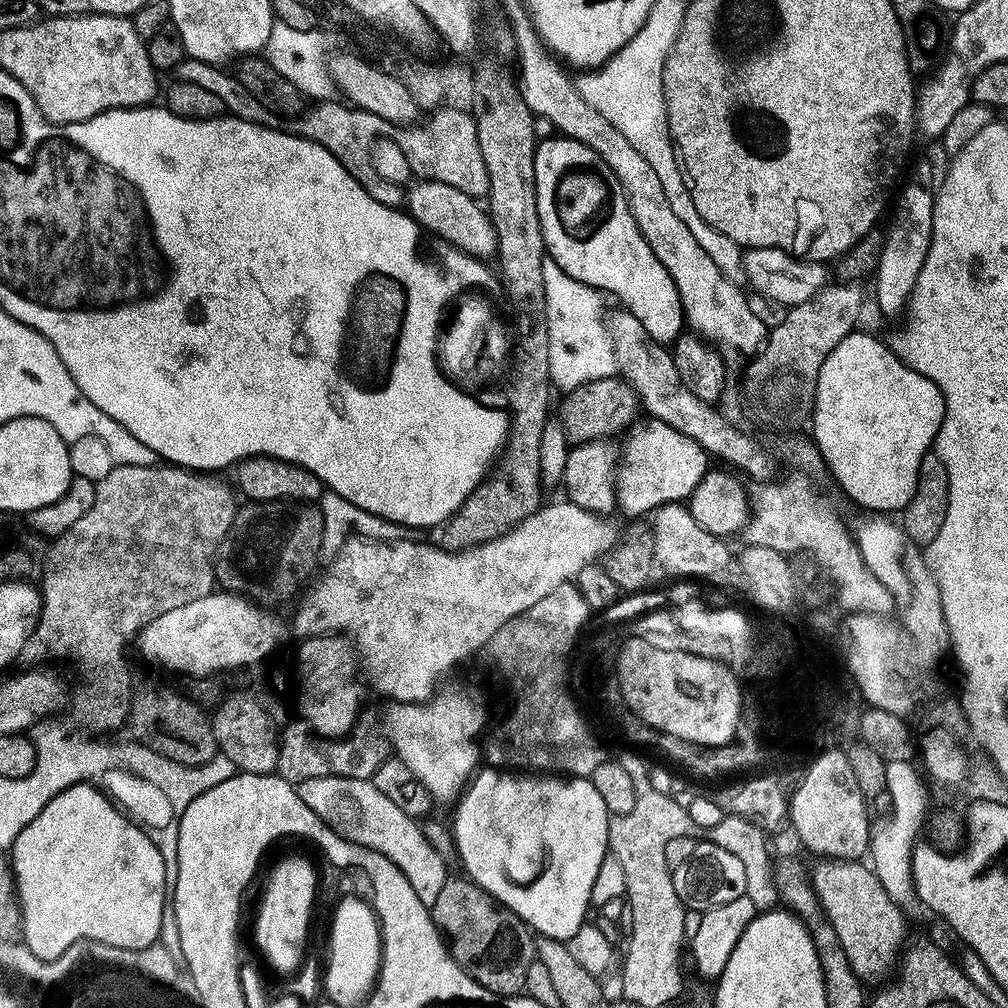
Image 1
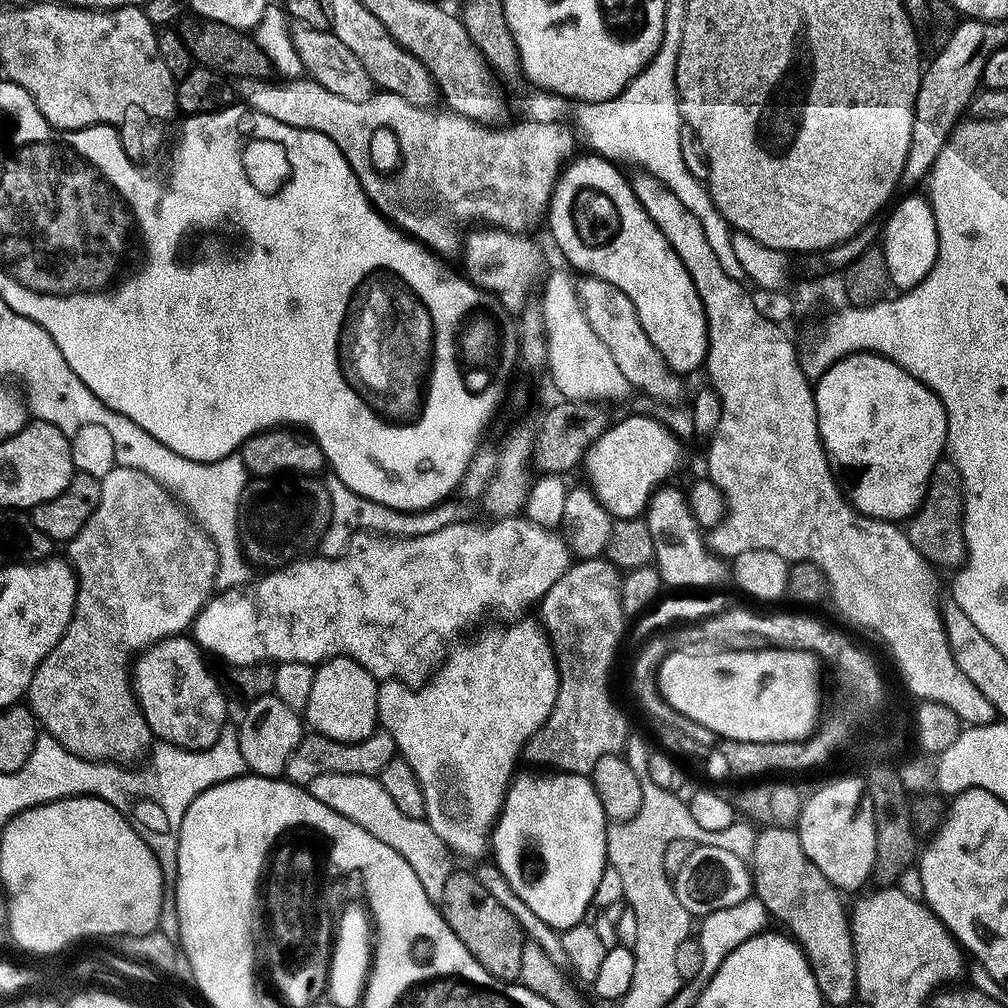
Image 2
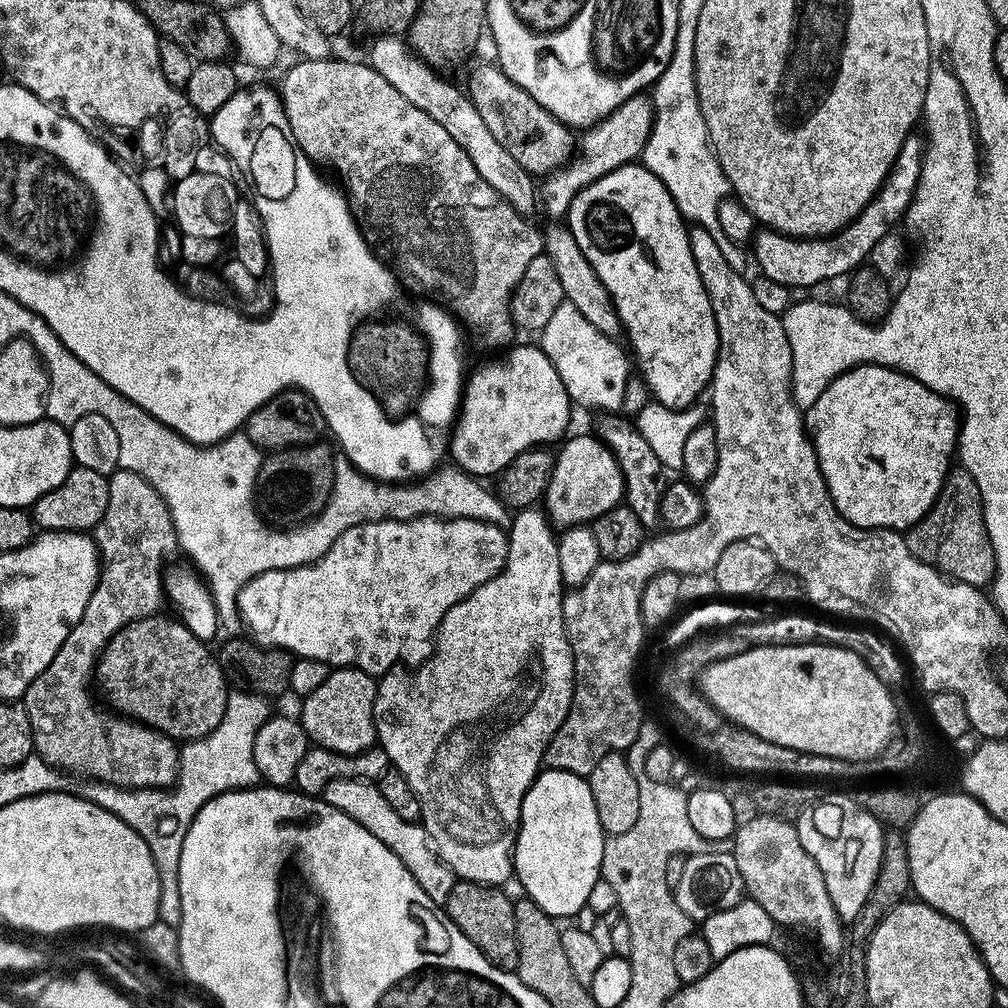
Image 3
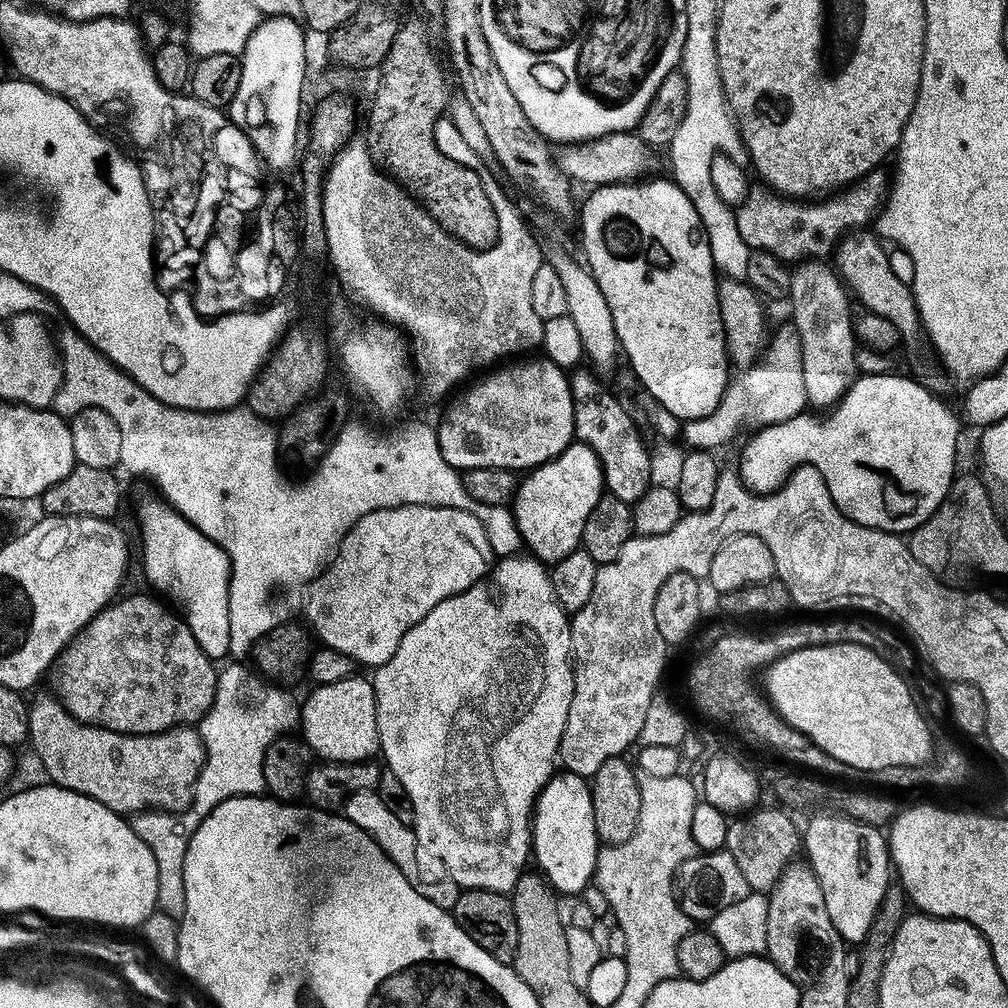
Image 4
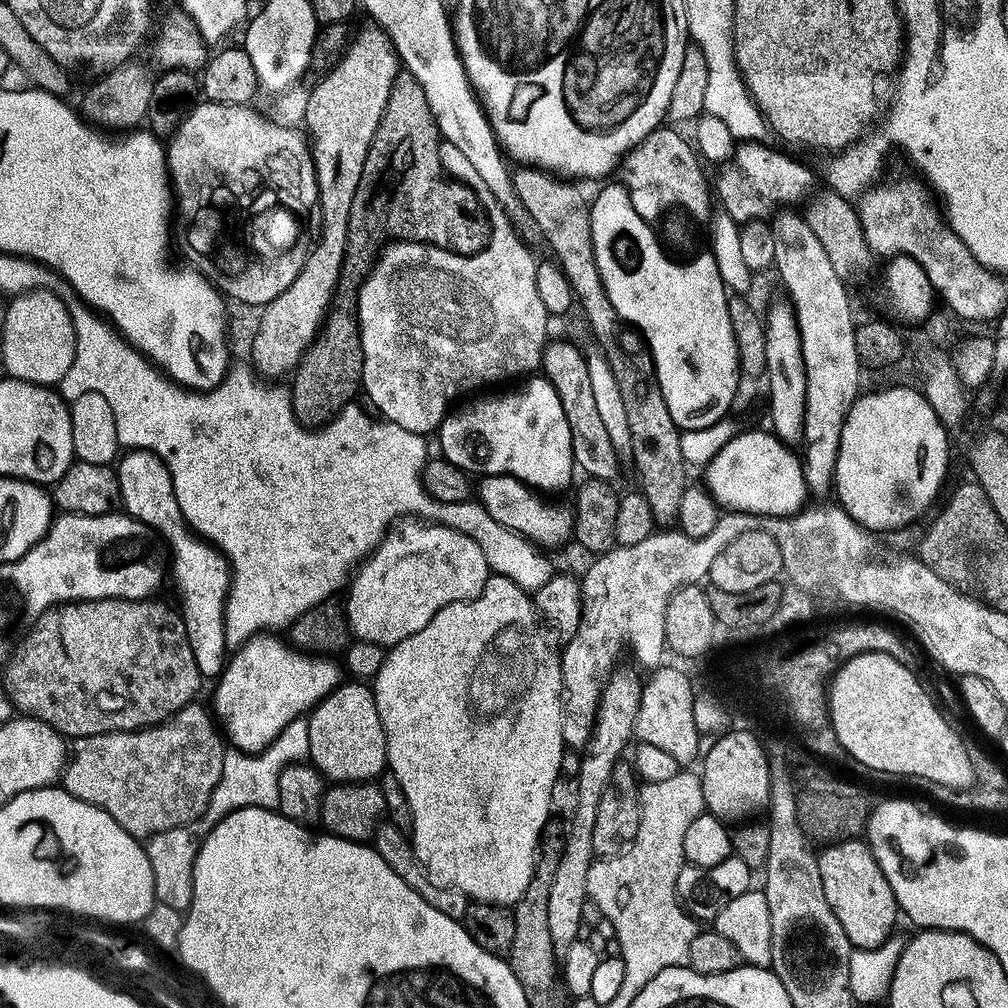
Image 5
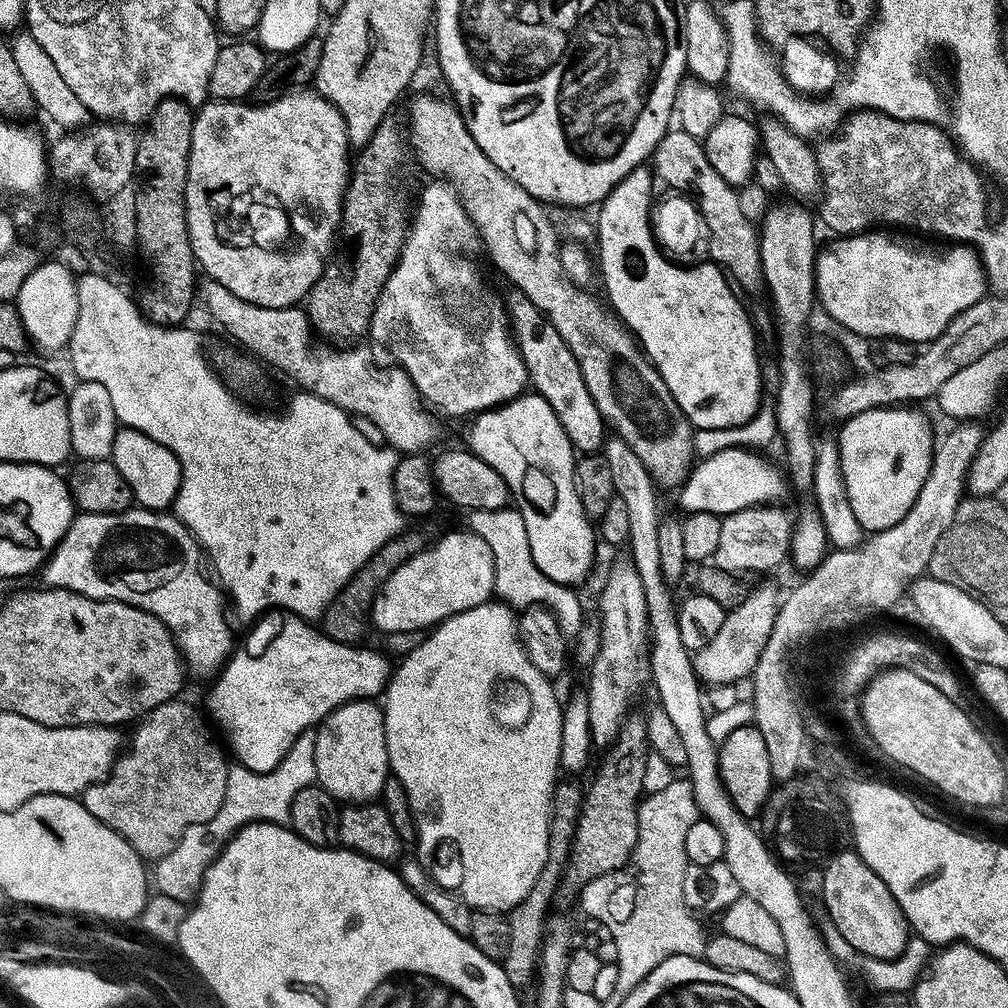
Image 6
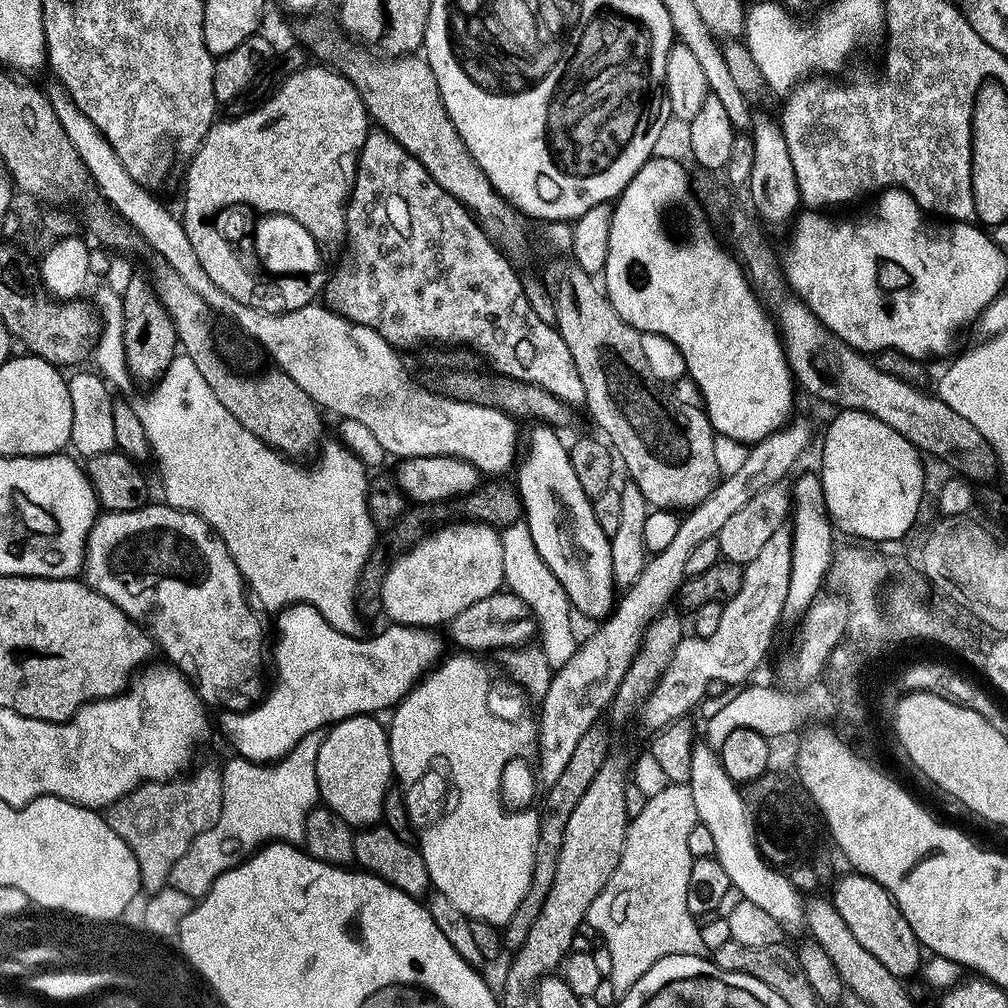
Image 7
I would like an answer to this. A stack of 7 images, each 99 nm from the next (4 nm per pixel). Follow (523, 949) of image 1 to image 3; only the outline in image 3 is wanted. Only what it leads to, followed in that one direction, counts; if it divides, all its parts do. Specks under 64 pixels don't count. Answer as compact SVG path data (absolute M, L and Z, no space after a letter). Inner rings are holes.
M457 879L454 890L450 890L450 898L442 907L454 926L458 926L458 930L462 930L474 946L478 946L490 963L512 970L518 962L518 930L514 918L516 906L513 897L508 897L504 891L500 886Z

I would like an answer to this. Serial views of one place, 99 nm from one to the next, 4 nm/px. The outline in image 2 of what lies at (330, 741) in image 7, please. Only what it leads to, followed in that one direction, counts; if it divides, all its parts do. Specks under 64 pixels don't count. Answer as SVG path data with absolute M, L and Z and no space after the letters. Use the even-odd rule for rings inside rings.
M335 656L324 661L313 674L313 684L310 686L306 707L306 720L311 731L343 744L356 744L366 739L378 728L377 691L376 677L348 656Z

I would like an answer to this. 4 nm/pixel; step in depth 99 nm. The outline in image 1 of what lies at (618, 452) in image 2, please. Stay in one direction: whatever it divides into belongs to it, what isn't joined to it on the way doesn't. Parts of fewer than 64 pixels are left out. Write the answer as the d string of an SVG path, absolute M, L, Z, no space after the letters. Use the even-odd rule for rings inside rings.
M661 420L645 421L627 433L628 441L623 441L616 470L616 504L629 518L644 518L664 504L687 501L694 486L710 471L710 457L694 438L674 430L674 426L666 426Z

